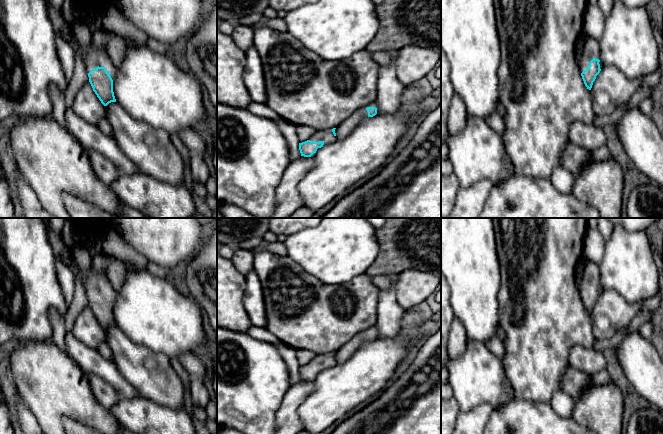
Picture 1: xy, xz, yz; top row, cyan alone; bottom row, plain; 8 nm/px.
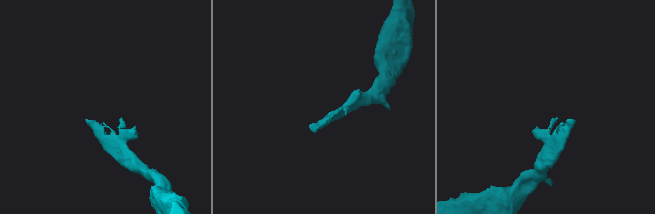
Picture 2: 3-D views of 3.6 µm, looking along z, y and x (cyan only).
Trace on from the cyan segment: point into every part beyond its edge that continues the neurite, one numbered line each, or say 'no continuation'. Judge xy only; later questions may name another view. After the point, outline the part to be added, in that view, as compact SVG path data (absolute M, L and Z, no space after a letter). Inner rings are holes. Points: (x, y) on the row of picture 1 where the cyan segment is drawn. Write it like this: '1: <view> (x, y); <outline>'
1: xy (93, 57); M92 42L90 43L86 50L85 61L86 70L88 73L92 69L96 69L98 66L105 67L107 72L110 74L112 80L113 81L115 80L116 77L115 67L112 64L110 58L108 57L107 52L96 49Z

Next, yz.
1: yz (591, 49); M589 37L583 47L583 53L579 63L579 70L581 73L588 68L593 58L600 60L600 42L595 38Z

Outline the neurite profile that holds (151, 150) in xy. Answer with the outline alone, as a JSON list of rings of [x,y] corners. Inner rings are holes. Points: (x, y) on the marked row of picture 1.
[[[111,102],[104,107],[104,118],[112,126],[114,140],[122,152],[136,165],[140,174],[148,175],[173,185],[185,184],[185,162],[173,145],[169,133],[134,119],[117,102]]]

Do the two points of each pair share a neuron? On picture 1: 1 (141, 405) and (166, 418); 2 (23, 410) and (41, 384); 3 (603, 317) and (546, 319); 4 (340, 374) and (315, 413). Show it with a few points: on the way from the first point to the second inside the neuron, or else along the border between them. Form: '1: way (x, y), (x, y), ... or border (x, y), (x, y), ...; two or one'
1: way (147, 410), (155, 418), (160, 418); one
2: border (22, 400), (38, 423); two
3: border (590, 314), (591, 330), (595, 340); two
4: way (340, 384), (340, 388), (325, 403); one

